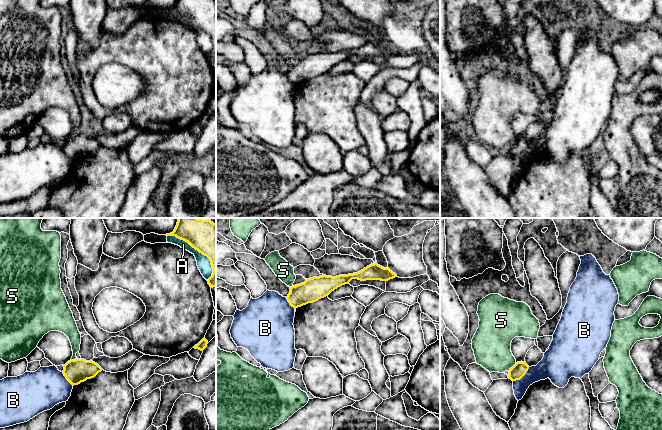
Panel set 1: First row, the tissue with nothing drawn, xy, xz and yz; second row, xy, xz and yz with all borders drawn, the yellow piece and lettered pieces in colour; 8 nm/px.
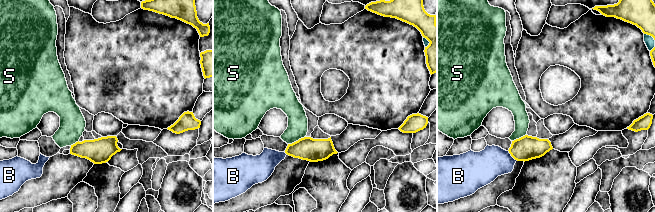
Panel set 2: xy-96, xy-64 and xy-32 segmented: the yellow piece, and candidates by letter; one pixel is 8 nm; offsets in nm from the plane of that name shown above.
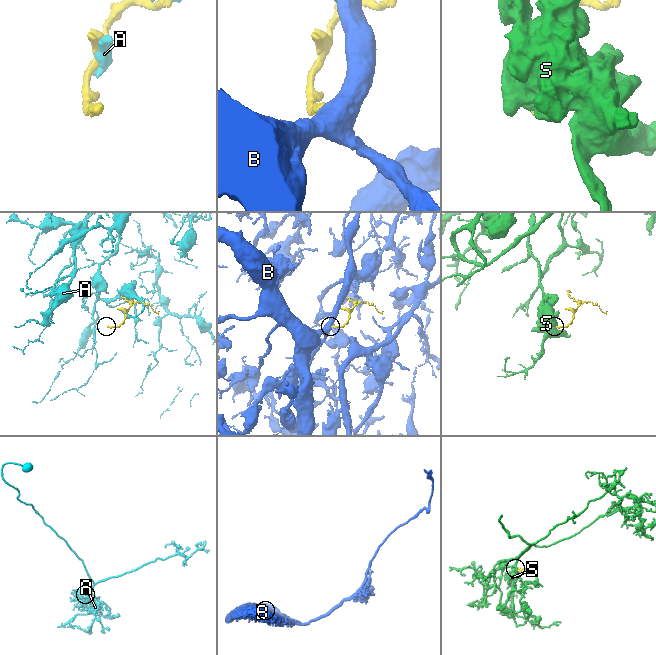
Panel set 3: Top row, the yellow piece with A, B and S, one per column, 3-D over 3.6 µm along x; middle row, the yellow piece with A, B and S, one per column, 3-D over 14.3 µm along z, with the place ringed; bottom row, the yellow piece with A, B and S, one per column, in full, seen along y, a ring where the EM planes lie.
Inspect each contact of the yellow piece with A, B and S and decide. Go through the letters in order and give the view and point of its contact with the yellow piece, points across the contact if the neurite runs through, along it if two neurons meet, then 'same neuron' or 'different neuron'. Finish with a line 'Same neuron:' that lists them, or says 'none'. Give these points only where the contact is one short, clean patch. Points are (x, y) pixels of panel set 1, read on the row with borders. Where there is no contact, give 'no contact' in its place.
A: xy (199, 251) | different neuron
B: yz (522, 376) | along yz (529, 367), (519, 379), (513, 381) | different neuron
S: yz (513, 366) | along yz (516, 363), (508, 370) | different neuron
Same neuron: none

